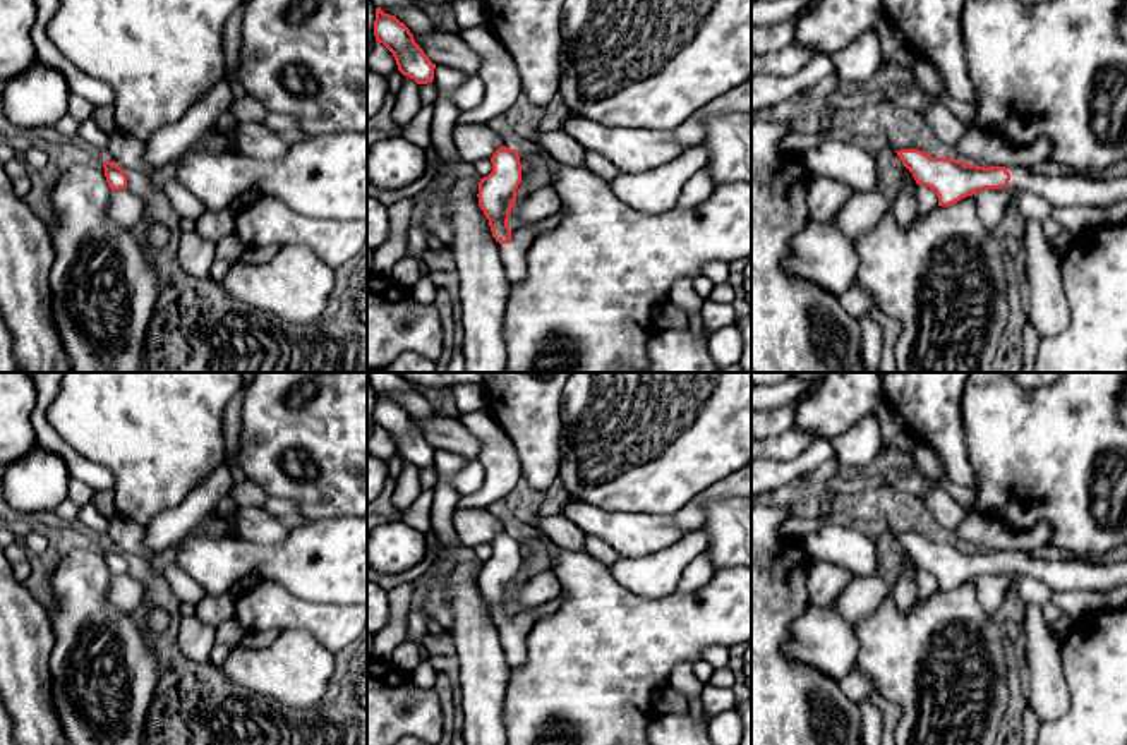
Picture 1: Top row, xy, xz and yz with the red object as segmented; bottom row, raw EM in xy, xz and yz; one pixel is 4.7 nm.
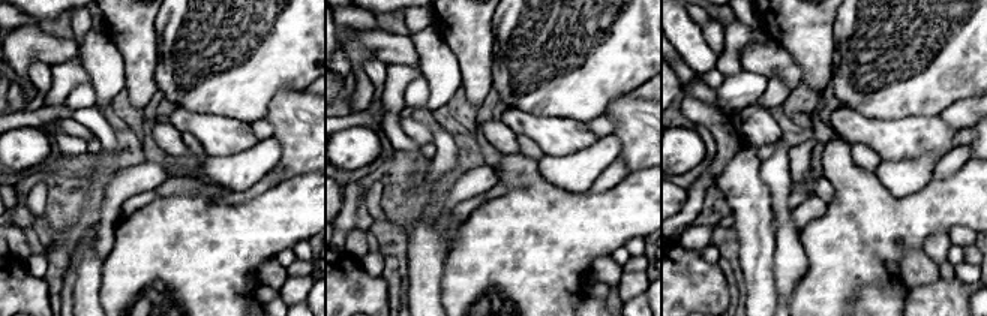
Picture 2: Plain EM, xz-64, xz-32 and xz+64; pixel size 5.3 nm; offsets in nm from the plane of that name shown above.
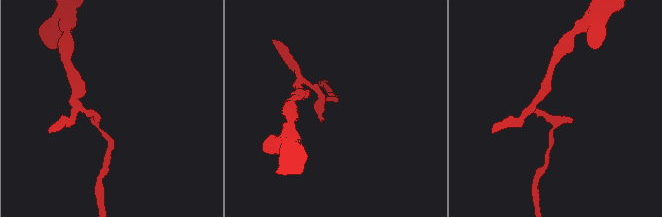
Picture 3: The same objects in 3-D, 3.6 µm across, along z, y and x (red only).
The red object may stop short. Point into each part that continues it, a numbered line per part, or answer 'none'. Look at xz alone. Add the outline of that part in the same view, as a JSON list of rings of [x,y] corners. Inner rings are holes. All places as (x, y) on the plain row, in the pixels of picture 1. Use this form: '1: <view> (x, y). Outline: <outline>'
1: xz (513, 641). Outline: [[[525,608],[511,615],[509,628],[496,627],[499,633],[499,644],[504,654],[504,663],[509,673],[516,671],[525,663],[527,635],[532,630],[533,623],[533,608]]]

